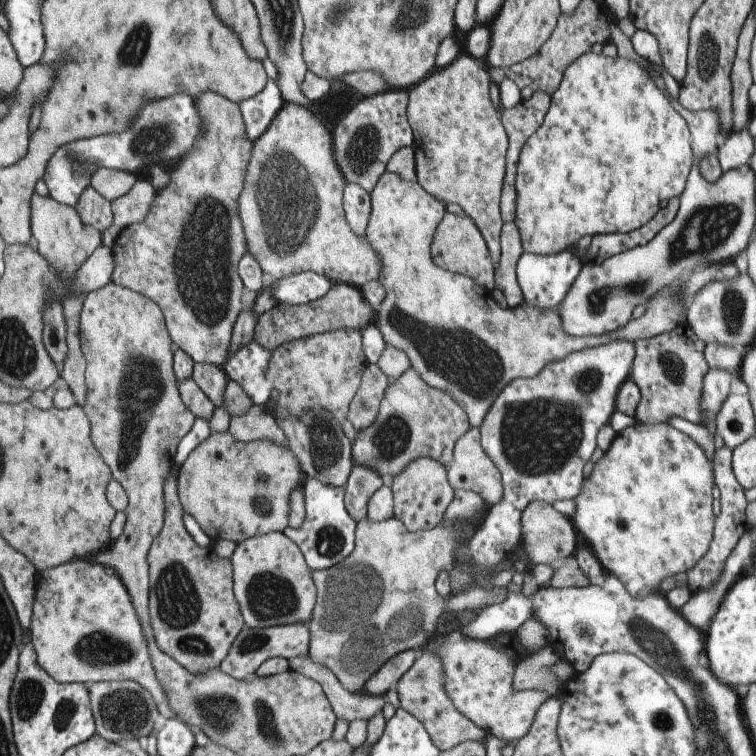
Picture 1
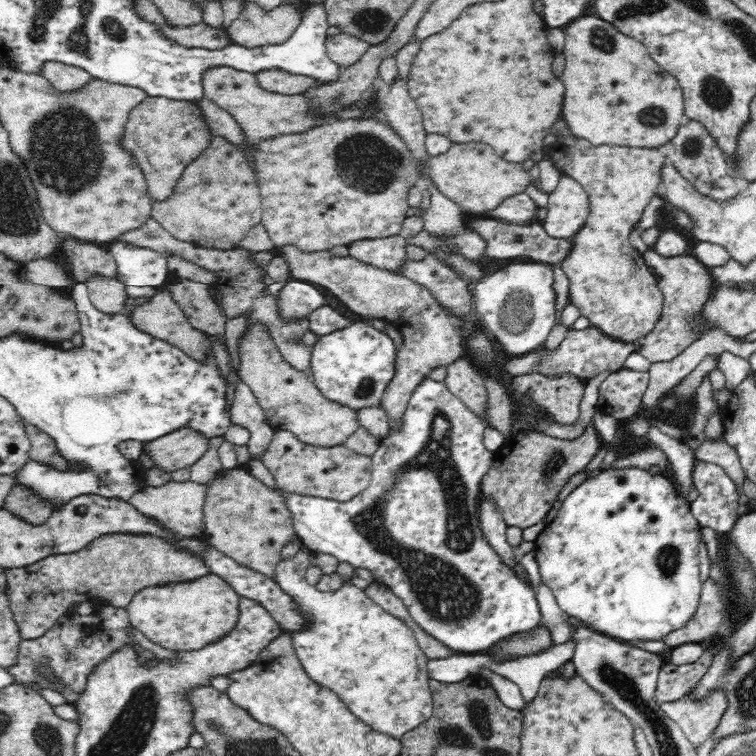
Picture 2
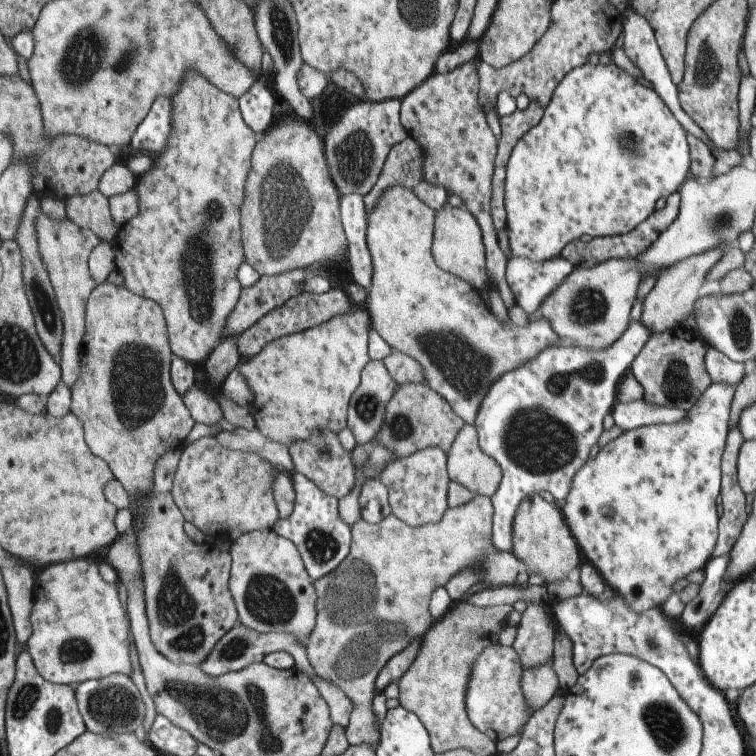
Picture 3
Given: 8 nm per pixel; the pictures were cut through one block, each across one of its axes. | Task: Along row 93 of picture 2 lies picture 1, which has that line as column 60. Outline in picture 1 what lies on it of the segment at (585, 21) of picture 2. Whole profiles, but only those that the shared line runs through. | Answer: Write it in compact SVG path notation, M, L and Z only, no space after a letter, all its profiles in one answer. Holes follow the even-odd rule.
M73 560L37 574L35 604L27 630L39 666L61 684L95 682L137 682L155 698L165 720L177 720L167 694L157 680L137 610L117 574L107 574L105 566Z

